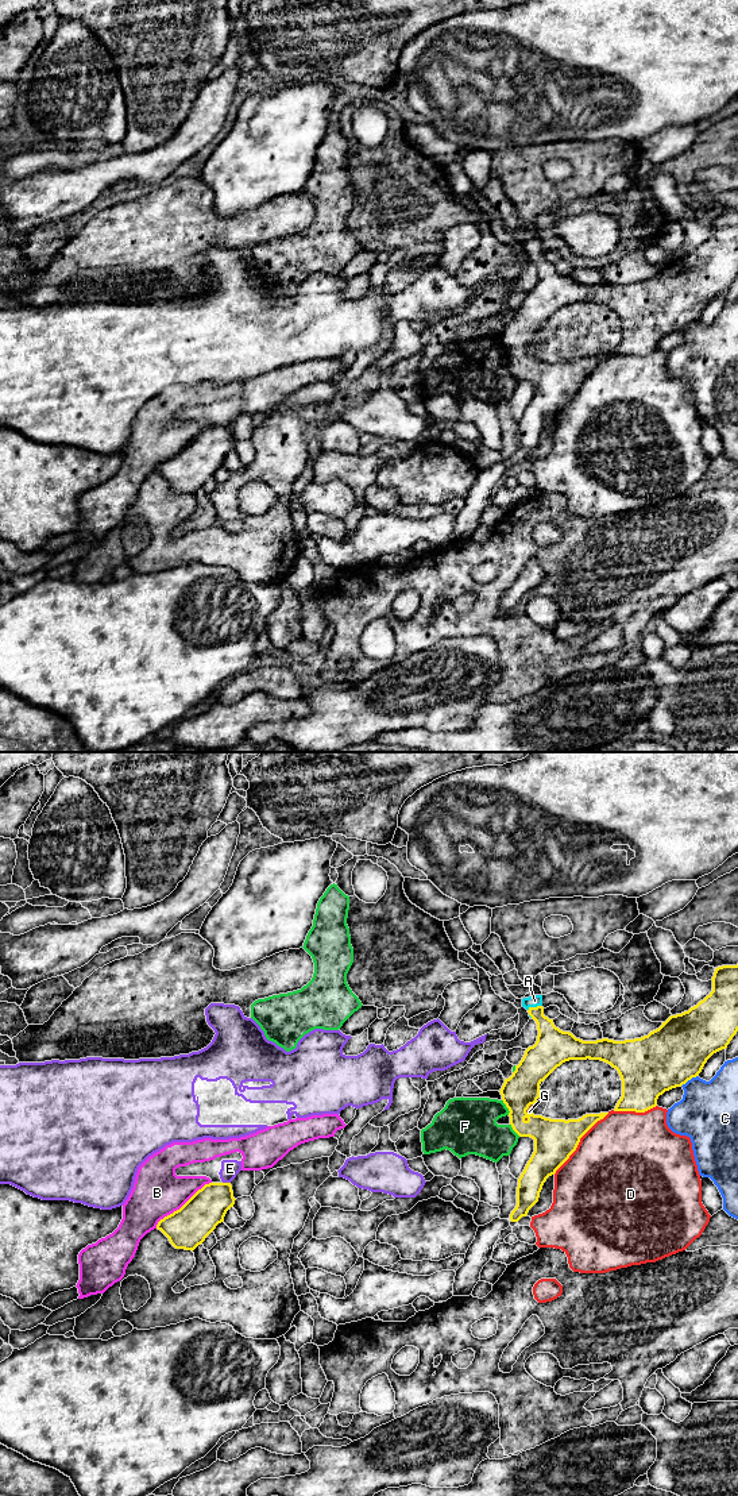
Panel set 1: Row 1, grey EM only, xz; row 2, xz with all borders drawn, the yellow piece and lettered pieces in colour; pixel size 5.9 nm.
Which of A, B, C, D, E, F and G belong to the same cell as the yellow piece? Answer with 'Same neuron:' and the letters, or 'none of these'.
Same neuron: A, G

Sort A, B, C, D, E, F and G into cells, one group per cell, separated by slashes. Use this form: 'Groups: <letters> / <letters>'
Groups: A G / B / C / D / E / F

